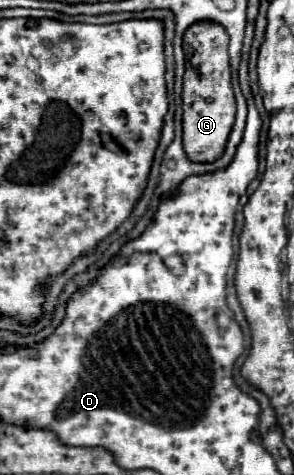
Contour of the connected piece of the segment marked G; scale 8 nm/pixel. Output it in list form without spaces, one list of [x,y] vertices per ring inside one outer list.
[[[194,23],[184,31],[184,87],[182,87],[182,125],[184,125],[184,149],[192,161],[210,163],[216,161],[226,147],[230,135],[236,99],[230,83],[230,57],[228,35],[220,23]]]

